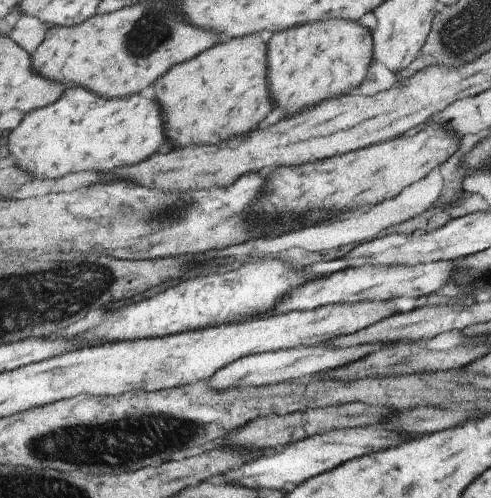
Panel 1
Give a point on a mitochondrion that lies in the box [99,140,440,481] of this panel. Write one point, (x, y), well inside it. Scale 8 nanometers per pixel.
(163, 214)

